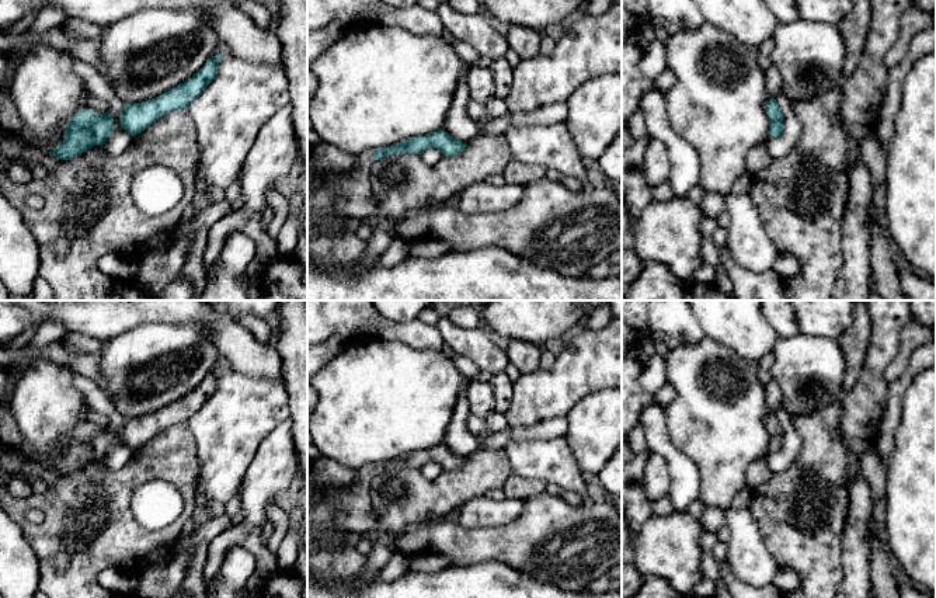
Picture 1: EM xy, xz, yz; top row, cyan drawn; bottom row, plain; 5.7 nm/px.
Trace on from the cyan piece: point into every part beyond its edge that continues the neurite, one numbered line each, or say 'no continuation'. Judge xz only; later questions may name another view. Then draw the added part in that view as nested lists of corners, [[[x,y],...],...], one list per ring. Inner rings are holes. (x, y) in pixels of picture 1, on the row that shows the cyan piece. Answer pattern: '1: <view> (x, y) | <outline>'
1: xz (347, 194) | [[[365,152],[356,157],[356,164],[349,170],[314,175],[307,181],[307,215],[338,215],[356,220],[379,215],[369,181],[373,153]]]

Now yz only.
no continuation

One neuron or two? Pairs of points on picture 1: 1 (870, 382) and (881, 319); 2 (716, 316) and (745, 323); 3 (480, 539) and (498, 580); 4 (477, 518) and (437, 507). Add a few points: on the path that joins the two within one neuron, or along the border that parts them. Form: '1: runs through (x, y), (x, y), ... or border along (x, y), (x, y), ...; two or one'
1: runs through (873, 367), (881, 351), (881, 334); one
2: runs through (723, 316), (730, 316), (738, 323); one
3: border along (458, 565), (504, 562), (521, 572); two
4: border along (484, 496), (469, 499), (458, 508); two

